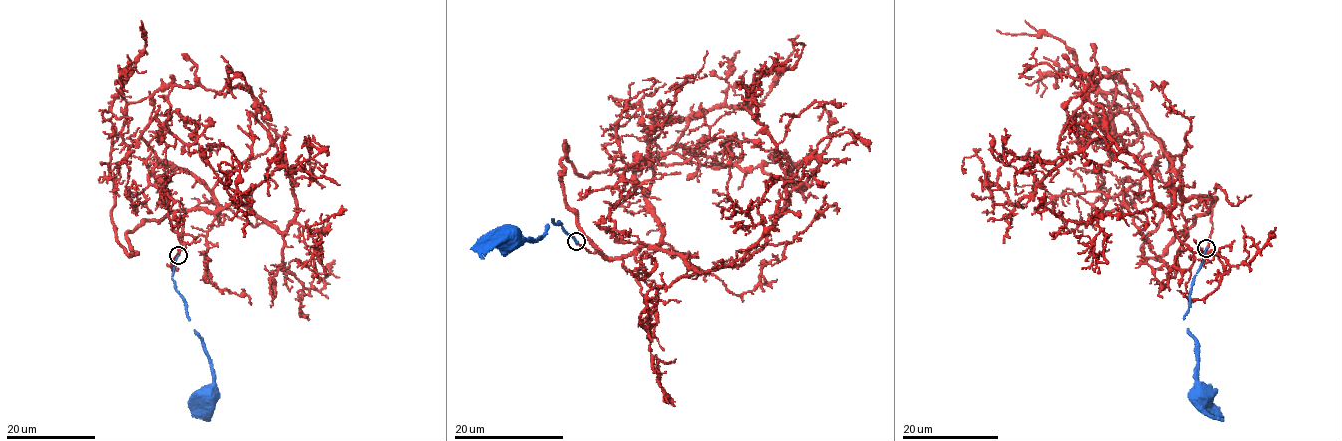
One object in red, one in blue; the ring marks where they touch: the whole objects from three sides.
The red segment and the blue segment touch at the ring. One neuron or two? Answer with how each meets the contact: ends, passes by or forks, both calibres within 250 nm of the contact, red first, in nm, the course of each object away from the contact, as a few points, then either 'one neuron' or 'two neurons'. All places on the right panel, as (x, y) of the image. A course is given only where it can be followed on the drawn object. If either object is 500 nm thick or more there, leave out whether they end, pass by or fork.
red ends there; blue ends there; 190 nm thick on the red side, 220 nm on the other; red runs (1206, 248), (1212, 199), (1172, 189), (1167, 214), (1107, 138), (1017, 203), (994, 202), (975, 155), (966, 169); blue runs (1206, 248), (1183, 319), (1195, 340), (1197, 381), (1207, 390), (1209, 398), (1205, 402); one neuron

